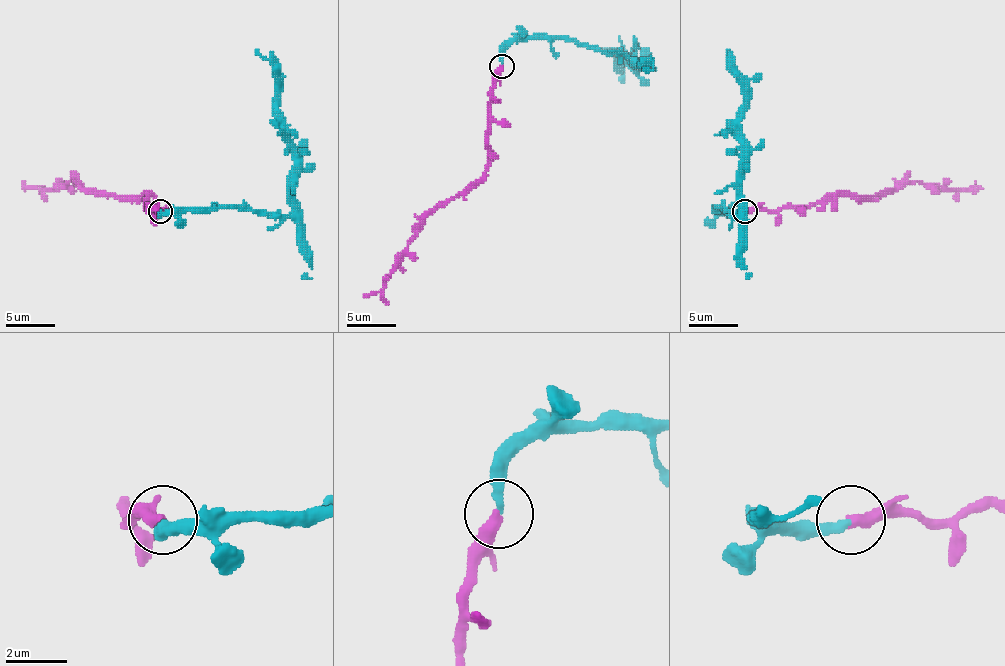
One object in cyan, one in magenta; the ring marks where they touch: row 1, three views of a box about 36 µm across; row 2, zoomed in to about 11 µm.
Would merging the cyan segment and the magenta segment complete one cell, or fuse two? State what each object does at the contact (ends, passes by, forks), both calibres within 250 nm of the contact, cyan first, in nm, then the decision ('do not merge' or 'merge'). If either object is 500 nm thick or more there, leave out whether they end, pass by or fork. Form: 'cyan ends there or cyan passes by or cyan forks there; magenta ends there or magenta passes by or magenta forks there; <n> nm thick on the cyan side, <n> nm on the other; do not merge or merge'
cyan ends there; magenta ends there; 280 nm thick on the cyan side, 400 nm on the other; merge

